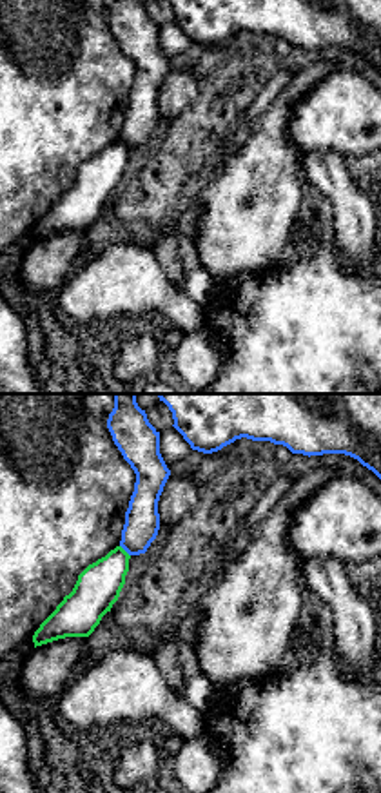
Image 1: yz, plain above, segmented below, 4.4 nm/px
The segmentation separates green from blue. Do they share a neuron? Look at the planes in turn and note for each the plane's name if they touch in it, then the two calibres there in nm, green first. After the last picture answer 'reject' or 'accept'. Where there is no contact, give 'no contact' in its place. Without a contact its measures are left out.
meets green in yz; 200 nm thick on the green side, 160 nm on the other

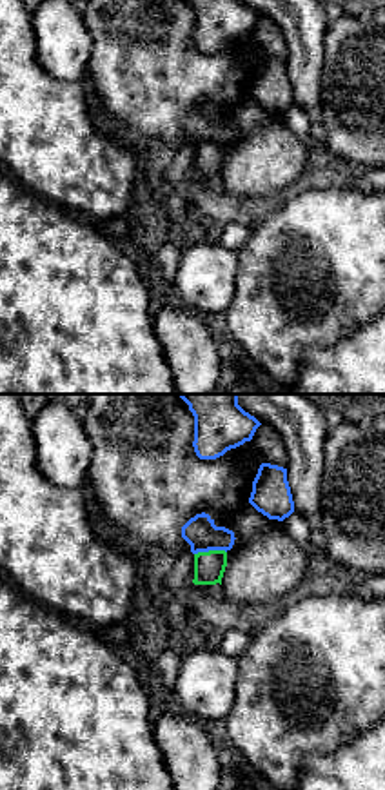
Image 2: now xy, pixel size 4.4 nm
meets green in xy; 140 nm thick on the green side, 150 nm on the other

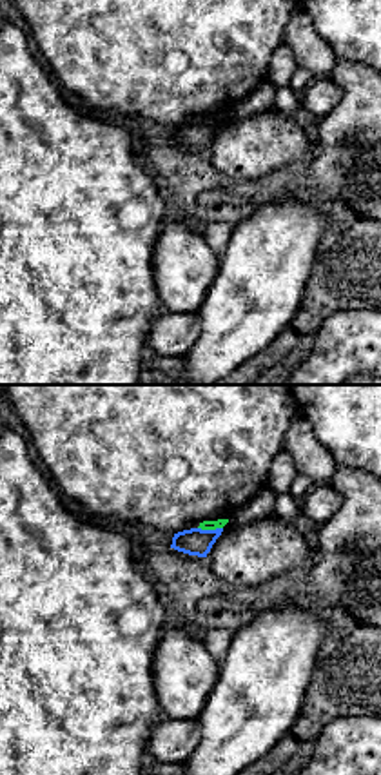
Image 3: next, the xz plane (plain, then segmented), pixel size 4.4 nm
meets green in xz; 50 nm thick on the green side, 120 nm on the other

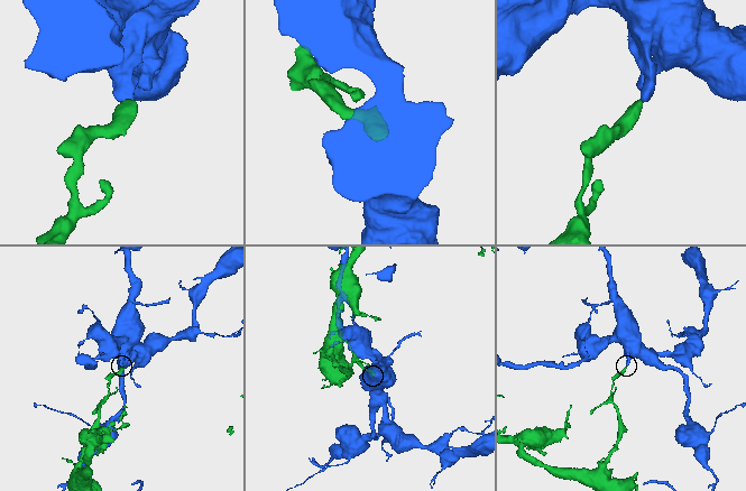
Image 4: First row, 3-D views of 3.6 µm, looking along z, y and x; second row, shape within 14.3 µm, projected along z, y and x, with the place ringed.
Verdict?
reject

